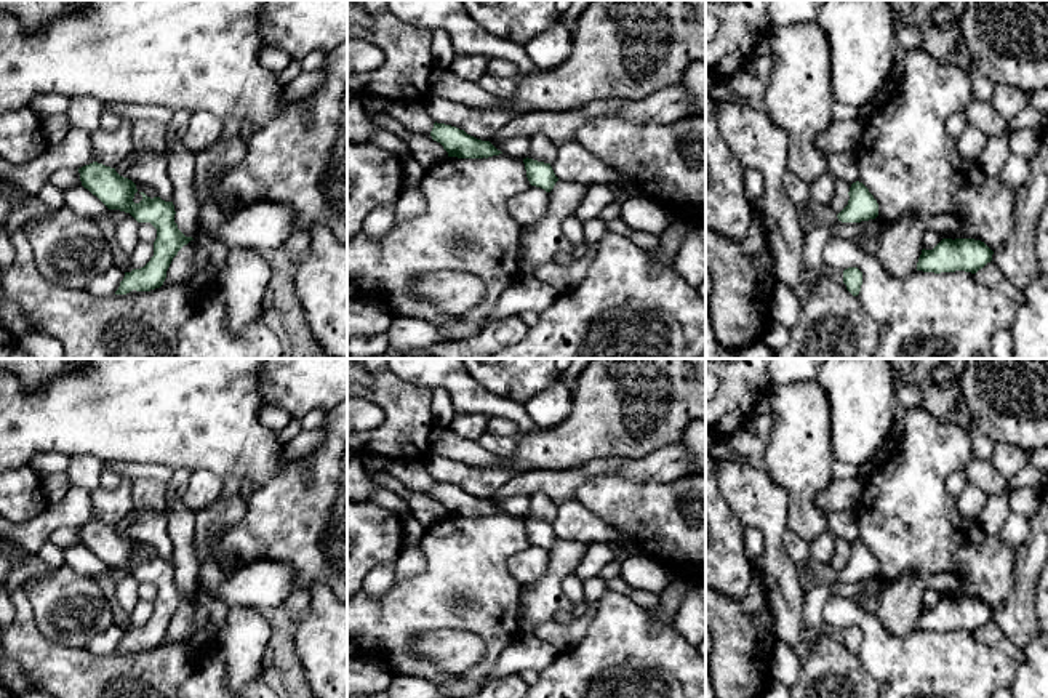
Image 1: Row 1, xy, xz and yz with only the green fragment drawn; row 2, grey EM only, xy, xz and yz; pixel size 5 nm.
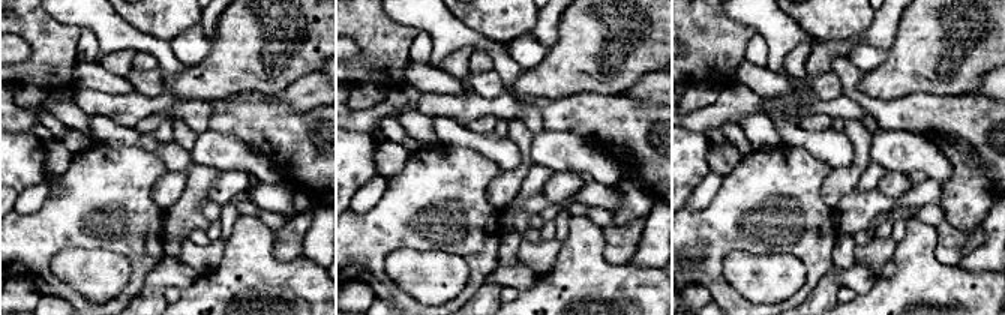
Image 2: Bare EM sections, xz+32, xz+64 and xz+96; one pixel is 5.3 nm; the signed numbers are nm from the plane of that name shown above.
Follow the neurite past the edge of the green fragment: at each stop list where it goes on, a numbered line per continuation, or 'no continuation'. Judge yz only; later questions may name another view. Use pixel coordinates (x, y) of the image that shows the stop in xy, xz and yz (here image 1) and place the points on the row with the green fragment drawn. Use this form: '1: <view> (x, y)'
no continuation

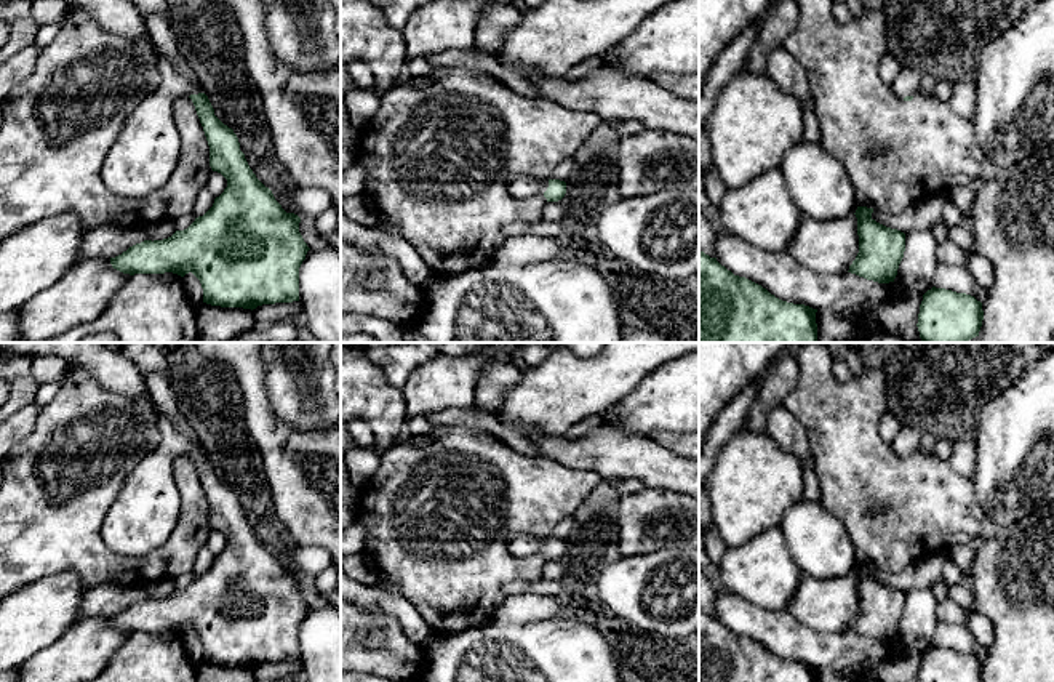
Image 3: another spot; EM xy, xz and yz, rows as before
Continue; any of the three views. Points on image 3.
1: xz (523, 188)

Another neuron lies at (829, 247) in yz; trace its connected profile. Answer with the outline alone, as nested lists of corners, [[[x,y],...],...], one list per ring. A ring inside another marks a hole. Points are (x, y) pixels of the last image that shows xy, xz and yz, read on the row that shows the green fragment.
[[[801,215],[789,253],[804,267],[825,275],[849,271],[859,253],[856,215],[819,221]]]

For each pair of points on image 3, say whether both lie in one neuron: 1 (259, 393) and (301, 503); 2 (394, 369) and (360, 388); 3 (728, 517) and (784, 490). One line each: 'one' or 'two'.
1: one
2: two
3: one

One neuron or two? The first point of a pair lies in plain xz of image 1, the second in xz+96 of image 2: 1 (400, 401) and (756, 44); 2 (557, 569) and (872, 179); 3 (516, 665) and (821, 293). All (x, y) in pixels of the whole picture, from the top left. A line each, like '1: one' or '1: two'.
1: two
2: one
3: two

